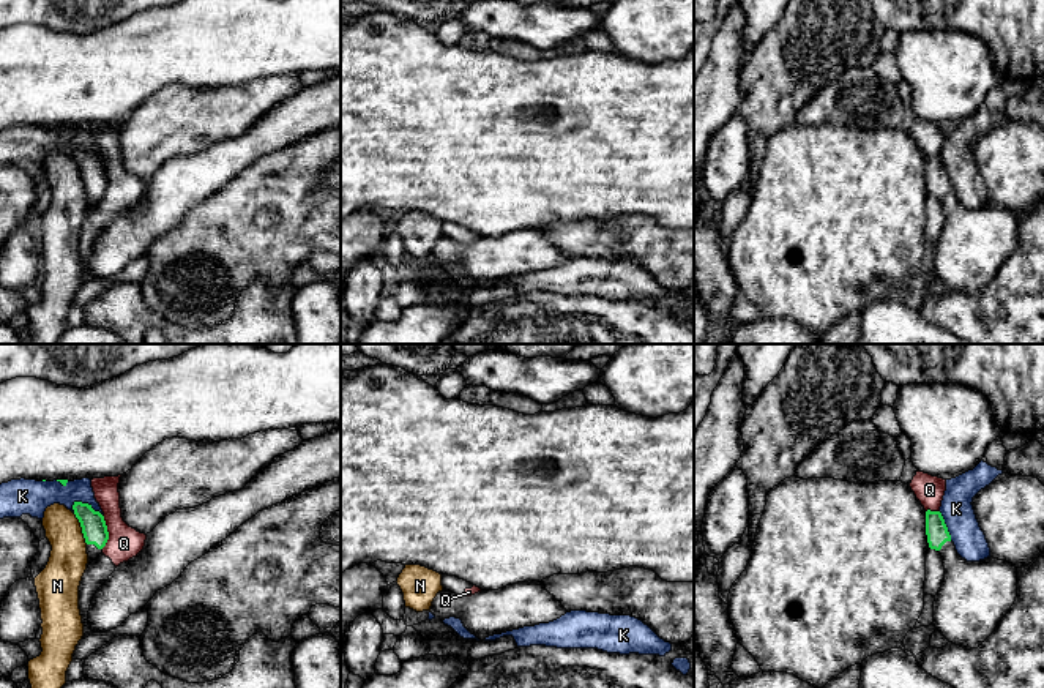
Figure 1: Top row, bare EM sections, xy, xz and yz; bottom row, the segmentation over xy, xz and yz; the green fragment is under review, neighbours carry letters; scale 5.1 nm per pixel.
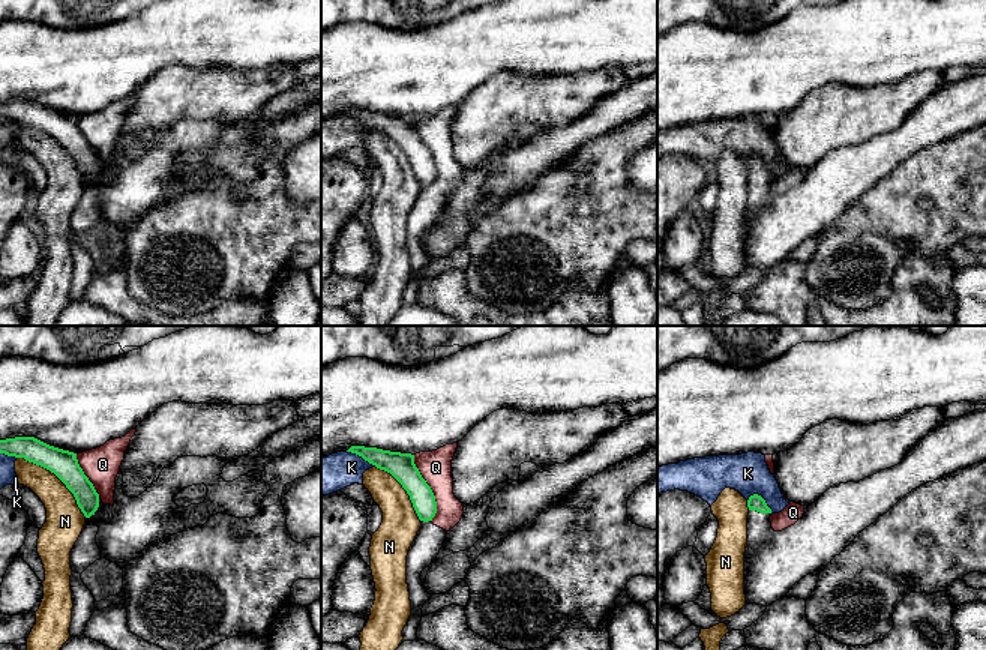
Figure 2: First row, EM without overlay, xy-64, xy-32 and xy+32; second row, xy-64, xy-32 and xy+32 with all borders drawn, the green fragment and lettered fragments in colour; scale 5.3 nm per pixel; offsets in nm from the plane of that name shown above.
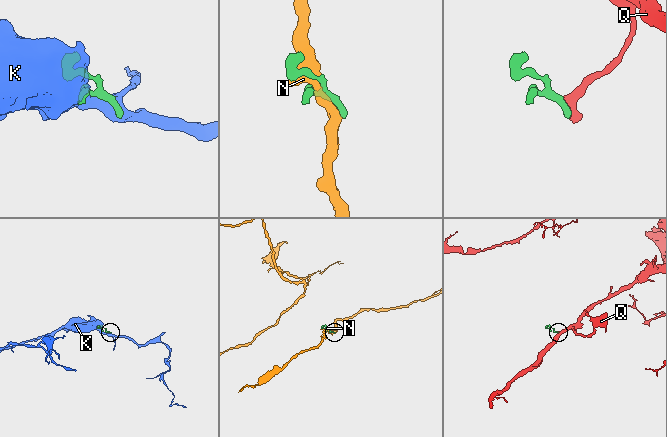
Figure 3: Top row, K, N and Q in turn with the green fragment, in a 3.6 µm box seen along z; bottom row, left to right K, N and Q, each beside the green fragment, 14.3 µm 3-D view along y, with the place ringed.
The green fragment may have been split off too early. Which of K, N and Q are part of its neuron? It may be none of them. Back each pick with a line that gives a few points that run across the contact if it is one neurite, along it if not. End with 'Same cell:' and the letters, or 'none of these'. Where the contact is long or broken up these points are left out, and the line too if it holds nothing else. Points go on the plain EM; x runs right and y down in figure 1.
Same cell: none of these

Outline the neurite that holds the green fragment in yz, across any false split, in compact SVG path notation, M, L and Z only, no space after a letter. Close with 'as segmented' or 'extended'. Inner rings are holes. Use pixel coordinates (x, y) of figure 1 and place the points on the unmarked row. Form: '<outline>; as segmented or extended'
M926 158L926 181L930 196L941 200L945 226L934 243L934 271L953 290L967 297L978 295L1008 260L1017 243L1017 215L994 204L979 208L962 205L940 158Z; extended

